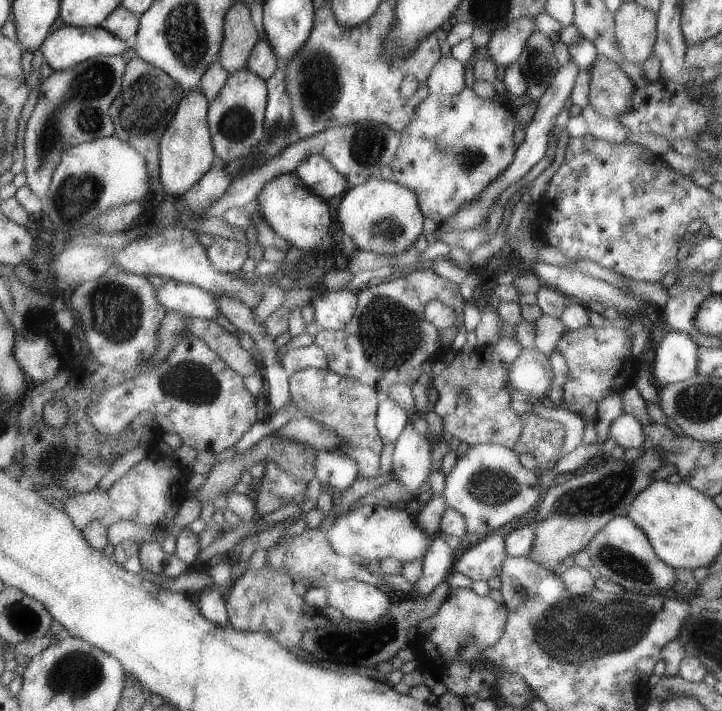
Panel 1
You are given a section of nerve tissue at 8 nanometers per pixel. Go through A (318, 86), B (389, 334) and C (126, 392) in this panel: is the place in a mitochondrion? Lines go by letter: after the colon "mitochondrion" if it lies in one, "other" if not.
A: mitochondrion
B: mitochondrion
C: other

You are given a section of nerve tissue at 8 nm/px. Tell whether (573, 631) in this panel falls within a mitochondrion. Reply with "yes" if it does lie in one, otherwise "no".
yes

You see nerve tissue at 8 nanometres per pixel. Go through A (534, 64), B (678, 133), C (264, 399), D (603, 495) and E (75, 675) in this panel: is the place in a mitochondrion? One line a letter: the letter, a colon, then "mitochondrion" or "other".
A: mitochondrion
B: other
C: other
D: mitochondrion
E: mitochondrion

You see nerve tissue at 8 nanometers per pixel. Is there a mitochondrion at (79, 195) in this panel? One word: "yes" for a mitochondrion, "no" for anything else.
yes

